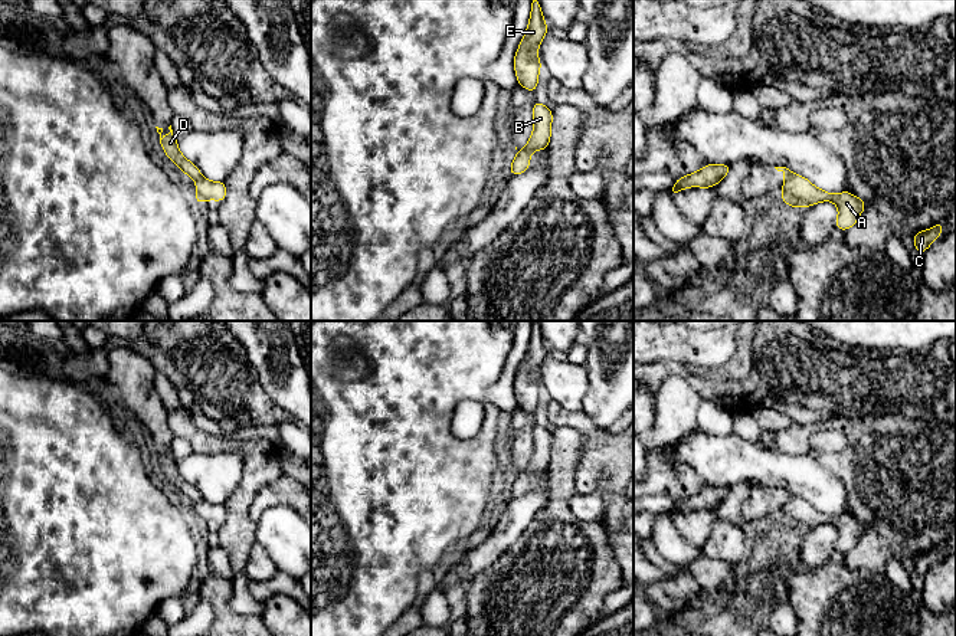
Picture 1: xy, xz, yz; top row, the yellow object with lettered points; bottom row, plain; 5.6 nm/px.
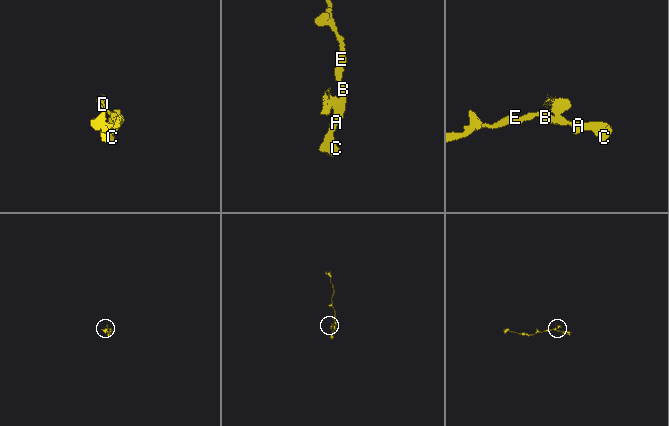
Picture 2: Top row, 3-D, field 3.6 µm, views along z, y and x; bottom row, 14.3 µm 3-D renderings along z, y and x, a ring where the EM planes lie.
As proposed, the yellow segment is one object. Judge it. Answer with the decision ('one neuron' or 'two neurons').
two neurons

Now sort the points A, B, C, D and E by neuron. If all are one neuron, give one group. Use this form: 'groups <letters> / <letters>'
groups A B C E / D

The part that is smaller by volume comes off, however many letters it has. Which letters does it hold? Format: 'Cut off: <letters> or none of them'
Cut off: D

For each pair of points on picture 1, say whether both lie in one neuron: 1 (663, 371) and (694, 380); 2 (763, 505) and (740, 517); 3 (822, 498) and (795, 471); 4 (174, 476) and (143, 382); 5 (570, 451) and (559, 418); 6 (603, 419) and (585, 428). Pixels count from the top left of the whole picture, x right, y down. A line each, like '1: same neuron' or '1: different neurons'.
1: same neuron
2: same neuron
3: same neuron
4: same neuron
5: different neurons
6: different neurons

